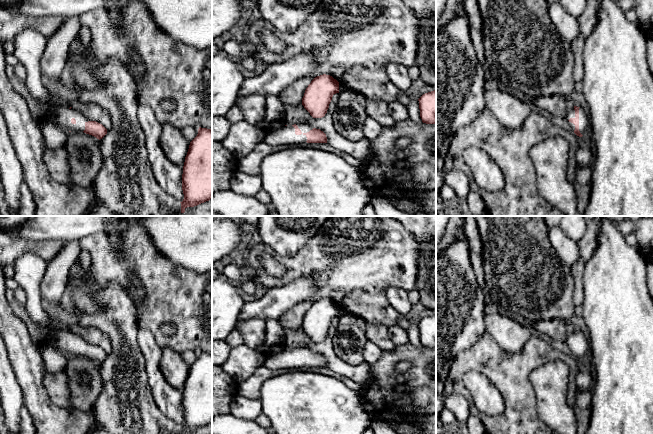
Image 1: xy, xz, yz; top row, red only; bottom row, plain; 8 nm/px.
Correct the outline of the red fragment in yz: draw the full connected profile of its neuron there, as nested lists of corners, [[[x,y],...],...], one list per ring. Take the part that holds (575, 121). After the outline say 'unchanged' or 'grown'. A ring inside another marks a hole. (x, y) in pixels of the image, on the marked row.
[[[574,106],[565,117],[569,122],[571,131],[577,136],[585,136],[586,128],[588,126],[588,118],[581,107]]] | grown

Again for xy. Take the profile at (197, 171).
[[[198,129],[197,136],[190,142],[182,174],[182,190],[184,199],[181,203],[181,213],[187,207],[194,207],[212,199],[212,129]]] | unchanged

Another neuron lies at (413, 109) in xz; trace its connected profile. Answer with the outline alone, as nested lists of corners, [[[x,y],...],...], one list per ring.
[[[410,99],[410,102],[406,105],[406,108],[409,114],[409,119],[416,123],[422,123],[418,100]]]

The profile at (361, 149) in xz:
[[[339,93],[333,95],[327,113],[322,118],[311,117],[307,122],[312,128],[320,129],[326,134],[327,144],[335,149],[351,155],[355,159],[365,160],[371,153],[370,140],[363,138],[359,141],[349,141],[341,136],[334,128],[332,115],[337,105]]]

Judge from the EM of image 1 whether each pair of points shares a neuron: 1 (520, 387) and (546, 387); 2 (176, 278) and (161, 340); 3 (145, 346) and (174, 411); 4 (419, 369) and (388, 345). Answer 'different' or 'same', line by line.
1: different
2: same
3: same
4: different

